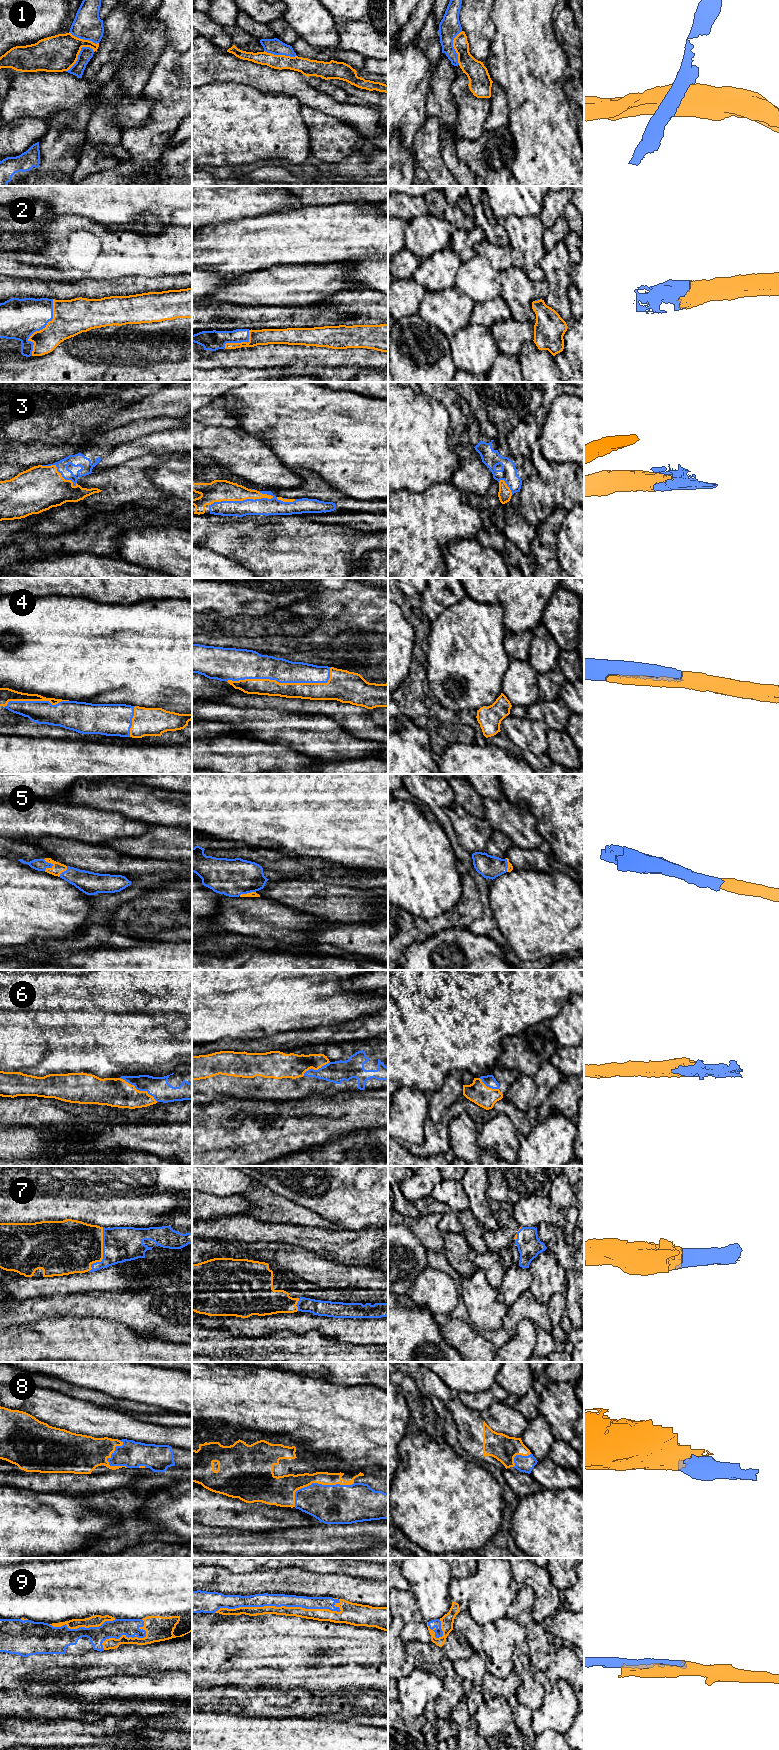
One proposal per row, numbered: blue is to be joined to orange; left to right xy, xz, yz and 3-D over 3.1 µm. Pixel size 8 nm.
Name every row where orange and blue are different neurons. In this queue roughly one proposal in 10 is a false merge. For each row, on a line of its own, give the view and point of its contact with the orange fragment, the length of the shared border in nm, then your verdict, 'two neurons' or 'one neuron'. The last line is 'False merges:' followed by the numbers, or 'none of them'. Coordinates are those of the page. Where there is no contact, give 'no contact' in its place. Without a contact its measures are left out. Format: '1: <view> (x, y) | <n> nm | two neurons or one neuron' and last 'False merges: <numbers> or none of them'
1: xy (78, 54) | 280 nm | two neurons
2: xy (42, 329) | 480 nm | one neuron
3: xz (241, 500) | 550 nm | one neuron
4: xz (284, 683) | 850 nm | one neuron
5: xy (49, 862) | 100 nm | one neuron
6: xy (138, 1090) | 360 nm | one neuron
7: xy (102, 1252) | 380 nm | one neuron
8: xz (317, 1482) | 500 nm | one neuron
9: xz (277, 1607) | 1000 nm | one neuron
False merges: 1

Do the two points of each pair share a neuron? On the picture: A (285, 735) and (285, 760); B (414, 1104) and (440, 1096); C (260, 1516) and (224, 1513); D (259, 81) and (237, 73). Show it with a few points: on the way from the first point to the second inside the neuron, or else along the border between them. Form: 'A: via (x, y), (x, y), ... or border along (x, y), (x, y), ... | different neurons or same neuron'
A: border along (262, 740), (285, 744), (306, 755) | different neurons
B: border along (429, 1100), (428, 1117) | different neurons
C: via (251, 1517), (235, 1517), (233, 1515) | same neuron
D: via (254, 76), (250, 73), (242, 73) | same neuron

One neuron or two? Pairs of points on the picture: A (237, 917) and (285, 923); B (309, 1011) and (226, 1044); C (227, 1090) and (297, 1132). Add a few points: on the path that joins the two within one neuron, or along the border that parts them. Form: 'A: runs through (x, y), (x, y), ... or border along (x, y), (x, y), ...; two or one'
A: runs through (249, 917), (262, 917), (273, 920); one
B: border along (265, 1036), (221, 1038), (219, 1040); two
C: border along (219, 1095), (230, 1096); two

